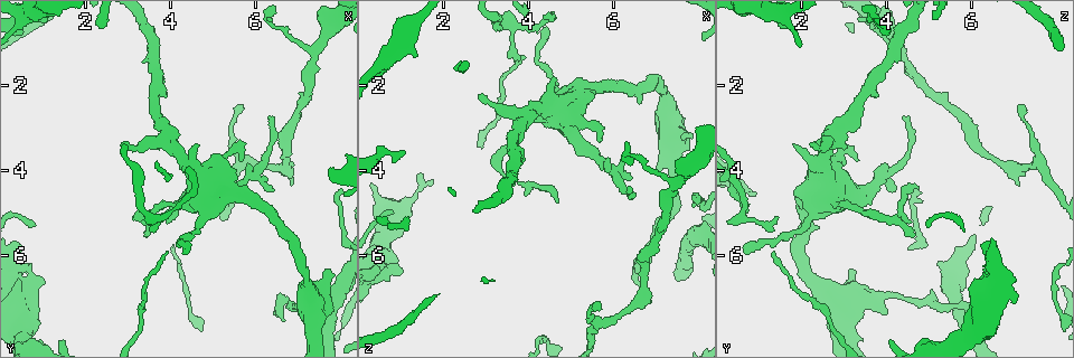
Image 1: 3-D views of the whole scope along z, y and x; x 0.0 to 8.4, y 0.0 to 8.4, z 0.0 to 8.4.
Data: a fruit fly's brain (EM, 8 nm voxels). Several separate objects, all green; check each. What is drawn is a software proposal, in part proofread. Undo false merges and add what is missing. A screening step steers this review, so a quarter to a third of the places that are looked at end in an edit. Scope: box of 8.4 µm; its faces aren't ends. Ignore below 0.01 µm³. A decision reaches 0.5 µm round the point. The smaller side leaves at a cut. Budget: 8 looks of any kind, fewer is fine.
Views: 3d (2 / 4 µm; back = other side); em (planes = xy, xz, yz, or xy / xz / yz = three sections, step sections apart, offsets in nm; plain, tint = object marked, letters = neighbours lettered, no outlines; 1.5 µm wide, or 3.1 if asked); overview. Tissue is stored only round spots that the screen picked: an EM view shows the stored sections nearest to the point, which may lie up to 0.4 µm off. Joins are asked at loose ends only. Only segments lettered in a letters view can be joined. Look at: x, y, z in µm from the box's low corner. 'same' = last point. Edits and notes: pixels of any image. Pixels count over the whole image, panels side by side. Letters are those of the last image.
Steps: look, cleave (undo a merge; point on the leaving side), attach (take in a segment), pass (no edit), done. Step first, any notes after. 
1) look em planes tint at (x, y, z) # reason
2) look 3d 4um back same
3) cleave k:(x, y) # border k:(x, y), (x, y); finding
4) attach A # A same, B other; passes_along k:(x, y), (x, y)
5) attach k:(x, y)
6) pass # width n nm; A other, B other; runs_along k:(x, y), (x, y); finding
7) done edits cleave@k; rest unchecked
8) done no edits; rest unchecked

look 3d 4um at (5.65, 3.80, 3.35) # thin end

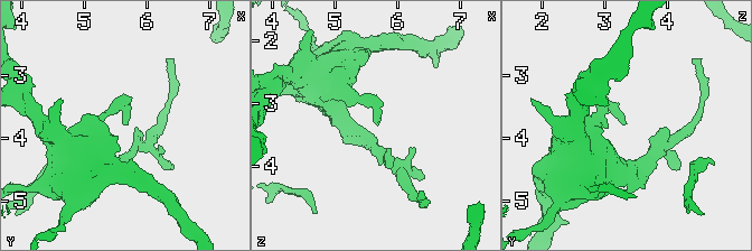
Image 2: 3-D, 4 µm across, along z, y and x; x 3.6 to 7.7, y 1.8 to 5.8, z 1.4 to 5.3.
look em yz step 4 letters at (5.70, 3.80, 3.35)

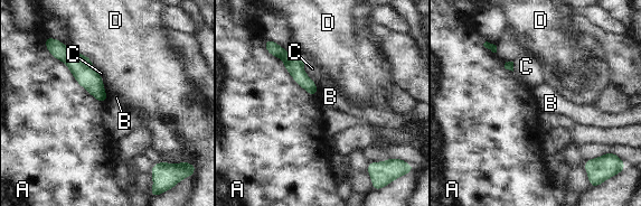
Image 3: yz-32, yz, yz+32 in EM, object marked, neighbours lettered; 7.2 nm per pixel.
look em planes letters same # another direction

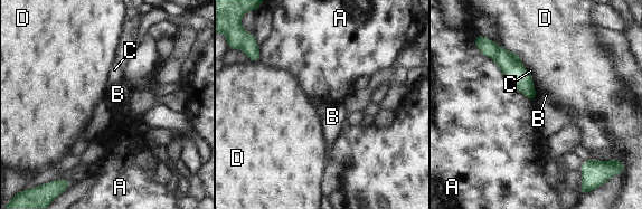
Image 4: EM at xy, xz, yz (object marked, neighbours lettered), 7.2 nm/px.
pass # A other, B other, C other, D other; runs_along 4:(493, 53), (524, 82), (534, 96); no lettered segment goes on from it

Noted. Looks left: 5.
look 3d 2um back at (4.65, 4.40, 4.75) # an open end

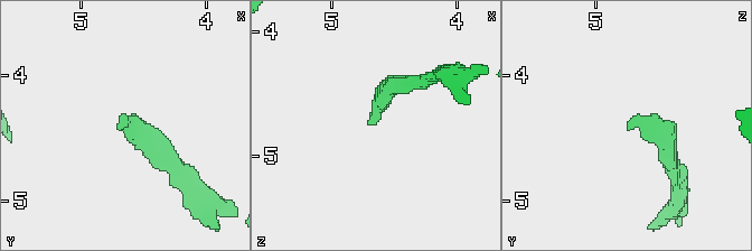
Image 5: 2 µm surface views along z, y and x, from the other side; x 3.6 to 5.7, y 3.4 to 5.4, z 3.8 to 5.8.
look em xy step 4 tint at (4.68, 4.44, 4.72)

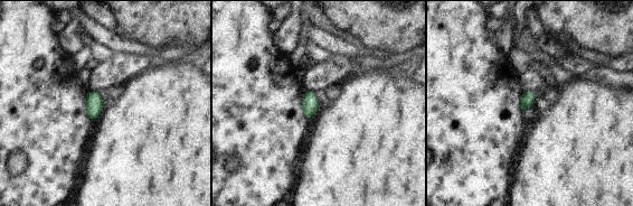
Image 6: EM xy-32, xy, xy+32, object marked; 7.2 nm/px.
look em planes letters same # cut it another way

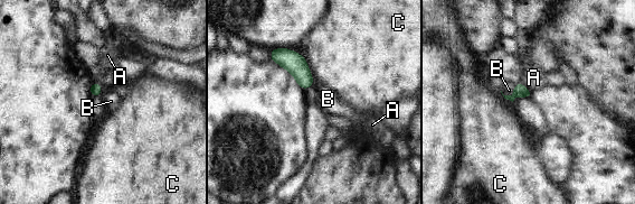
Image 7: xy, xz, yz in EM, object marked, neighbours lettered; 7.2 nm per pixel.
pass # longest_contact C 200 nm; A other, B other, C other; border 7:(514, 85), (511, 94), (502, 94); none of them fits

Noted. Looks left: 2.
look 3d 2um at (3.80, 5.05, 1.45) # free end

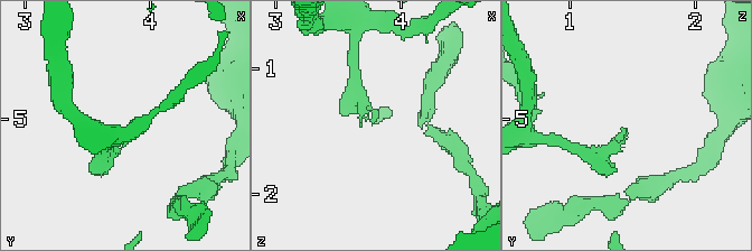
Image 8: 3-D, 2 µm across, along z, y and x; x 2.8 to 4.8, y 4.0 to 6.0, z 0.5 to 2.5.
look em yz step 4 letters at (3.78, 5.06, 1.42) # now the EM

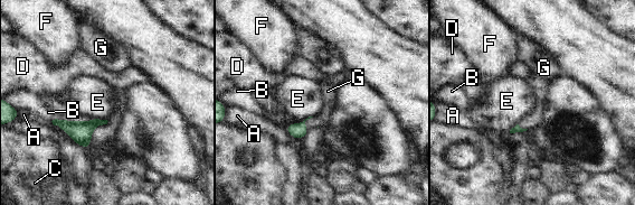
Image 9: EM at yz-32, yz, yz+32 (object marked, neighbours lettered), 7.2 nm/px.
attach G # A other, B other, C other, D other, E other, F other, G same; it goes on there

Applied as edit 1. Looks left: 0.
done edits attach@9; rest unchecked

